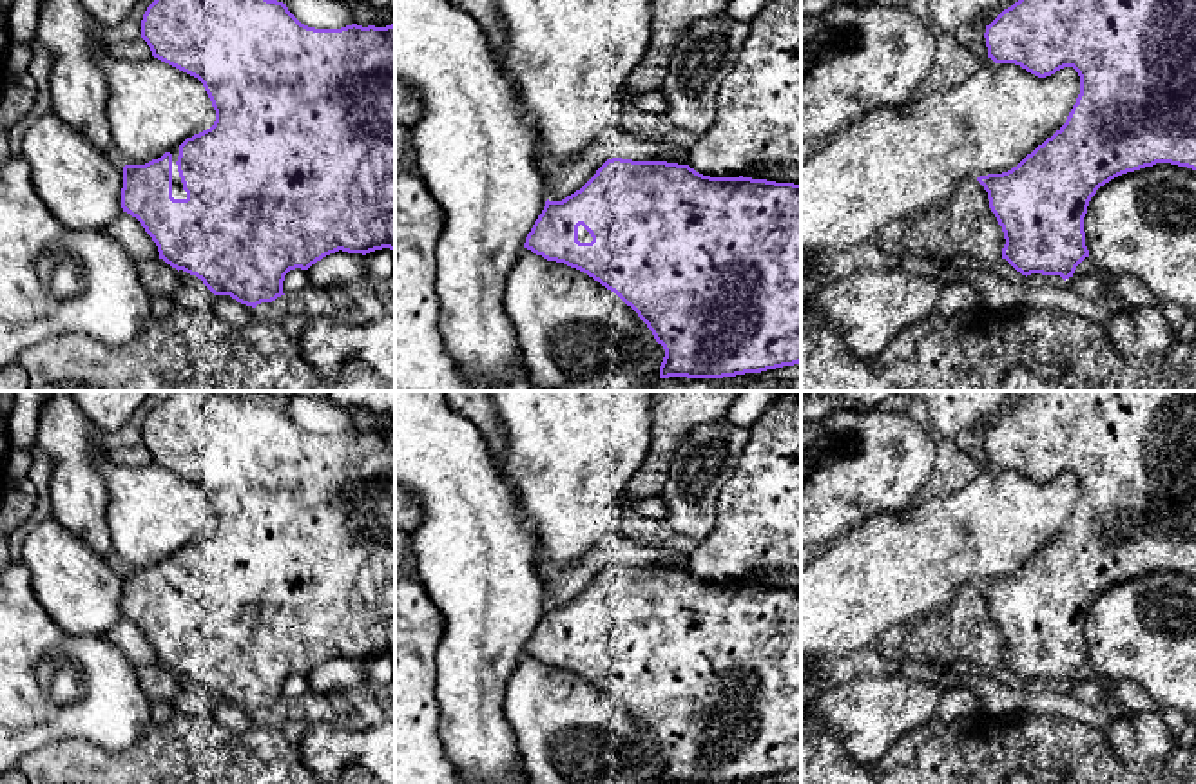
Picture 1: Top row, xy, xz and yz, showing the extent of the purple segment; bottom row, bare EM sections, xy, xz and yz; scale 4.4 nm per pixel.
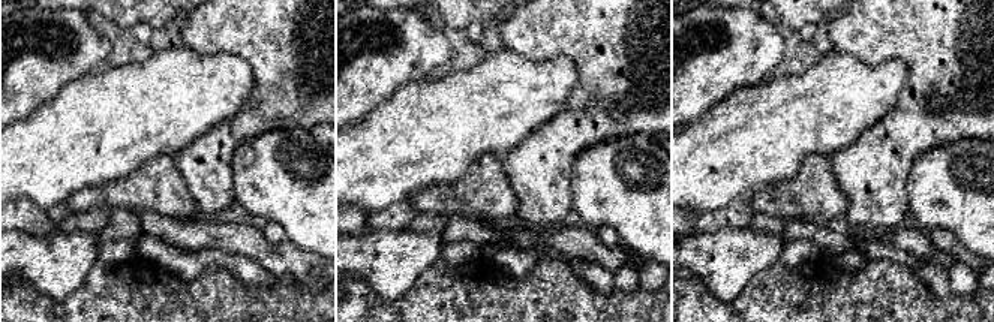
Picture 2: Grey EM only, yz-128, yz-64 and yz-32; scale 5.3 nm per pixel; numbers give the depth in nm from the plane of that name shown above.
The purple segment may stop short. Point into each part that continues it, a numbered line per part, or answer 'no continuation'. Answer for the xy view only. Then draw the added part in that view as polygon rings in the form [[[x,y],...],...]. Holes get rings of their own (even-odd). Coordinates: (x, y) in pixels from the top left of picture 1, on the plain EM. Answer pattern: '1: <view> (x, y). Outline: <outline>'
1: xy (178, 598). Outline: [[[174,552],[170,556],[172,559],[172,603],[174,605],[187,605],[187,598],[183,596],[183,588],[181,588],[181,583],[179,583],[179,578],[178,578],[178,561],[179,561],[179,552]]]

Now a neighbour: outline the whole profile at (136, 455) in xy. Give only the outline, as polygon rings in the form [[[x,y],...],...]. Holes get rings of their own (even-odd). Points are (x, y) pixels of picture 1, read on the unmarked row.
[[[143,444],[116,447],[109,451],[107,456],[116,465],[130,465],[130,467],[141,467],[152,462],[152,456]]]

